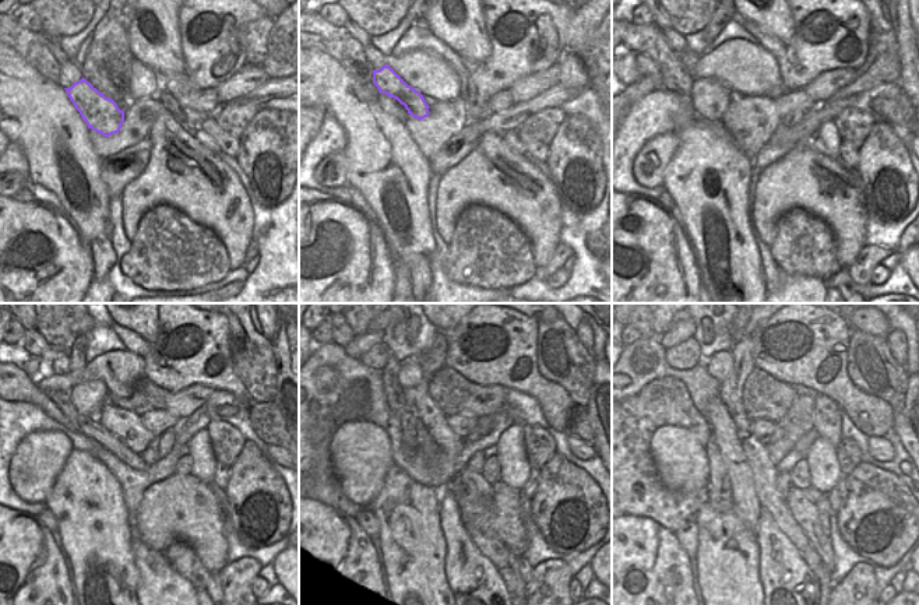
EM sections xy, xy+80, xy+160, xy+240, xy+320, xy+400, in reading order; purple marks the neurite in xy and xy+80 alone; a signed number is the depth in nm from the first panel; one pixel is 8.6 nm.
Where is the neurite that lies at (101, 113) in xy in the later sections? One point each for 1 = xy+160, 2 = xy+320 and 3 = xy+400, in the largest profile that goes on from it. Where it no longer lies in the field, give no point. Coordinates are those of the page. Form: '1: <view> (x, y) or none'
1: xy+160 (689, 57)
2: xy+320 (377, 356)
3: xy+400 (686, 355)

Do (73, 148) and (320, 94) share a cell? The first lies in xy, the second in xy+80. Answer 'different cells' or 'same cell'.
same cell

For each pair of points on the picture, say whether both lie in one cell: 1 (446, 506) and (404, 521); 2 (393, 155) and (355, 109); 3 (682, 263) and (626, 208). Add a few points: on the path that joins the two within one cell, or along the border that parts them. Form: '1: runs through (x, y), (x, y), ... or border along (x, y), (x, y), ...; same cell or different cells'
1: border along (437, 505), (439, 527), (446, 541); different cells
2: runs through (381, 144), (362, 120); same cell
3: runs through (666, 248), (640, 218); same cell

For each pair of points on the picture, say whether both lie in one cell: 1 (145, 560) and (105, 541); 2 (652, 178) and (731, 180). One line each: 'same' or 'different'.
1: different
2: different

